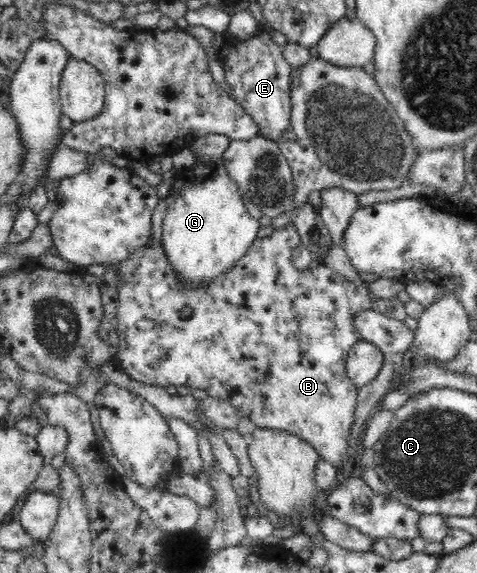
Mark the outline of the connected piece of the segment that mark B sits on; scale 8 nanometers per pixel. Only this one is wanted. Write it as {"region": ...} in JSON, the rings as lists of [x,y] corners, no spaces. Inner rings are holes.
{"region":[[[292,222],[288,223],[287,226],[280,229],[274,229],[270,236],[266,236],[264,238],[257,238],[250,248],[248,248],[248,252],[228,270],[228,272],[224,272],[224,274],[220,274],[220,276],[216,276],[214,280],[208,280],[206,284],[185,284],[185,282],[180,283],[179,280],[175,277],[173,273],[172,267],[169,265],[167,258],[165,257],[164,247],[161,245],[161,241],[158,240],[158,244],[146,244],[142,246],[142,248],[136,250],[130,258],[124,260],[124,262],[118,263],[118,289],[119,289],[119,301],[118,301],[118,312],[116,312],[116,329],[118,329],[118,352],[116,352],[116,360],[114,361],[115,365],[120,367],[126,374],[129,374],[134,380],[142,381],[143,383],[148,383],[157,387],[166,387],[168,385],[173,384],[174,386],[190,386],[190,388],[201,388],[206,390],[208,397],[214,397],[220,400],[226,400],[236,409],[238,409],[238,413],[240,416],[247,416],[250,420],[256,425],[256,428],[271,428],[272,430],[283,430],[284,432],[289,432],[290,434],[297,434],[304,442],[311,444],[314,447],[314,450],[318,453],[319,458],[325,460],[332,464],[332,466],[336,466],[337,470],[342,470],[344,468],[344,464],[348,461],[348,446],[350,446],[350,432],[352,430],[352,426],[355,421],[355,408],[357,405],[357,389],[356,385],[348,378],[346,369],[345,369],[345,358],[347,357],[347,352],[352,350],[352,346],[356,344],[356,341],[360,340],[358,331],[355,330],[353,325],[353,316],[358,311],[374,309],[373,304],[376,300],[380,300],[372,295],[372,291],[367,286],[358,286],[354,284],[350,279],[346,279],[340,273],[332,270],[328,267],[319,267],[317,270],[298,270],[292,262],[291,254],[292,250],[296,248],[296,246],[300,246],[301,240],[300,235],[298,235],[298,229],[293,225]]]}

